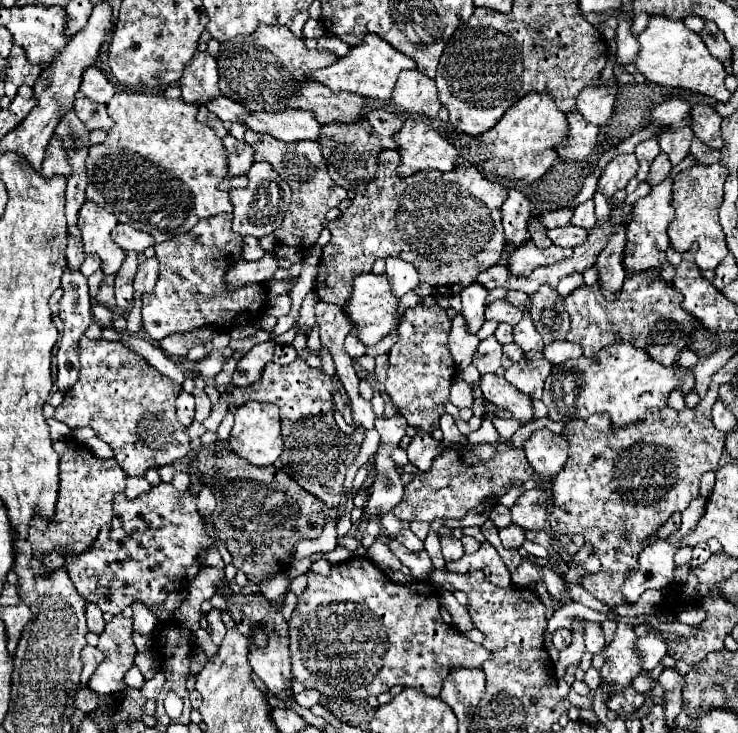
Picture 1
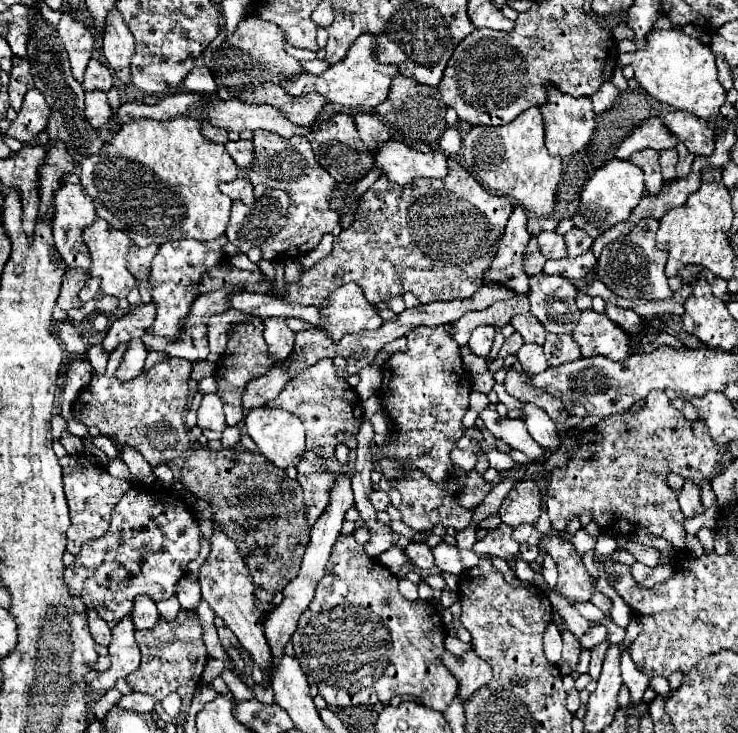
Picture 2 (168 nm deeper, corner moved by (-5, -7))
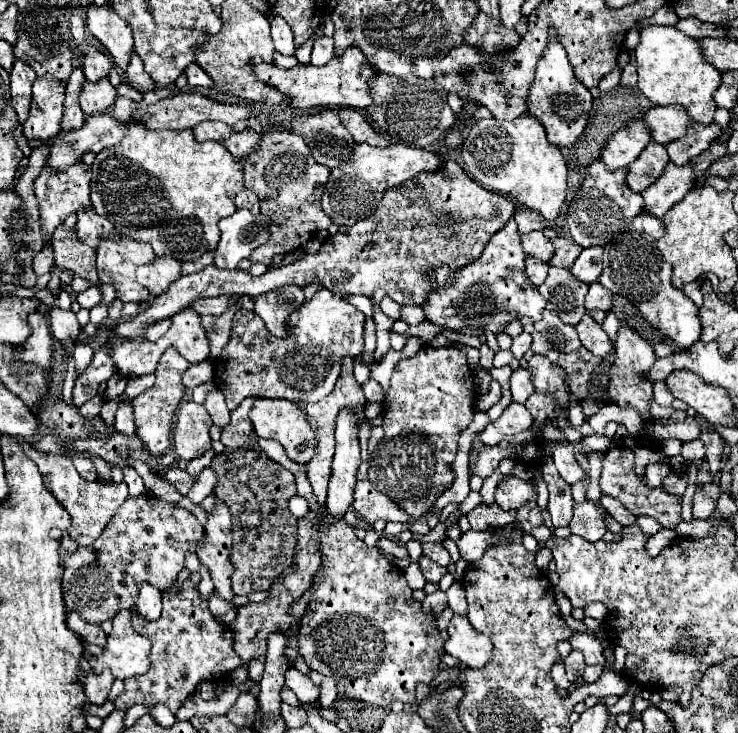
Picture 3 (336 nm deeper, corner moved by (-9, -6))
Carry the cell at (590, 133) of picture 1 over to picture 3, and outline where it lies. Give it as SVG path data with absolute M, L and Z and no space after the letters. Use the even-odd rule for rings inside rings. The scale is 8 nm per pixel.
M552 34L548 40L548 46L544 50L544 56L536 68L536 80L528 94L528 114L542 122L550 144L560 146L560 148L570 148L578 142L580 134L586 130L586 124L588 124L588 118L592 112L592 104L594 104L594 98L592 98L590 90L576 80L562 44ZM582 94L588 94L588 102L584 104L584 108L580 102Z

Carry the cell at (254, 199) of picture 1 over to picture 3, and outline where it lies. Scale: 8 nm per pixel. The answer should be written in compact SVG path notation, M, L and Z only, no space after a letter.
M236 210L230 218L220 220L218 226L222 234L216 248L216 258L214 258L214 264L218 268L236 268L242 258L248 258L250 252L256 250L260 244L264 244L264 240L268 240L270 236L270 216L264 216L264 214L254 216L248 210Z

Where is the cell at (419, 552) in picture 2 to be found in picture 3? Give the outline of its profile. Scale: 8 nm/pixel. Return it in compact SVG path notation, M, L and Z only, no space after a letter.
M420 556L420 560L418 560L418 564L420 564L420 568L422 568L422 572L424 572L424 578L428 580L428 582L440 582L440 578L446 574L446 568L442 568L440 564L436 564L436 562L432 562L432 560L426 560L426 556Z

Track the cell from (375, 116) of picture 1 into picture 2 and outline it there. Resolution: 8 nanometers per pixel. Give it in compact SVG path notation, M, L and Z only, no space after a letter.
M352 113L358 135L362 139L362 143L372 151L378 143L388 141L390 133L386 129L386 125L382 121L378 121L376 115L368 115L368 113Z

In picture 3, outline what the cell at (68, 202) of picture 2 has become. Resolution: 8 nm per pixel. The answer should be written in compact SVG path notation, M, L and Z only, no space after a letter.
M80 208L80 212L76 212L74 232L76 232L76 238L82 244L88 244L90 248L96 248L100 238L118 234L118 230L110 224L110 220L106 220L104 216L100 216L88 208Z

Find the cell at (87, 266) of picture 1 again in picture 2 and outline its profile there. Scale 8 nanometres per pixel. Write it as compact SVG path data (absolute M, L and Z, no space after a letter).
M90 277L88 279L88 283L84 285L84 289L80 291L80 301L90 301L90 299L94 299L96 297L96 293L100 291L100 281L96 281L94 277Z

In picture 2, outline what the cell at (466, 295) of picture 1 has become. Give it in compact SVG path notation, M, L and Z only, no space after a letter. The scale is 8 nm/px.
M488 325L476 327L474 333L472 333L472 337L470 337L470 341L468 341L472 353L478 355L478 357L486 357L490 353L490 349L492 349L494 333L496 333L494 327L488 327Z

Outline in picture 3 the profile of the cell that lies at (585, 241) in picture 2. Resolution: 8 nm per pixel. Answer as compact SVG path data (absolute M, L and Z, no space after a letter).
M556 238L554 246L556 246L556 252L554 252L550 264L560 266L560 268L570 268L574 264L576 256L582 252L580 244L576 244L570 238Z

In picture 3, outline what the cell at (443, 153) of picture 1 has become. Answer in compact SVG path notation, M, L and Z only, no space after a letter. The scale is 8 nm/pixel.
M358 144L352 152L350 162L330 172L330 178L322 196L322 208L332 218L334 224L352 226L356 224L356 220L364 220L376 210L386 188L400 186L408 178L414 178L418 172L432 172L440 168L442 164L444 164L444 158L440 154L406 146L406 144L394 144L388 148Z

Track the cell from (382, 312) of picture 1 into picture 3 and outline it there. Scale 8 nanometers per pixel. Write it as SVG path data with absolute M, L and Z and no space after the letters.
M320 288L312 300L304 302L300 312L294 314L294 336L282 340L274 338L264 322L256 316L256 312L238 310L232 320L232 334L220 356L214 360L214 382L224 392L226 404L230 410L238 408L238 404L248 396L258 398L286 398L286 400L302 400L302 402L318 402L324 396L328 396L334 390L336 378L340 374L338 370L338 358L352 356L356 358L364 348L364 322L366 316L346 300L346 296L338 292L328 292L326 288Z

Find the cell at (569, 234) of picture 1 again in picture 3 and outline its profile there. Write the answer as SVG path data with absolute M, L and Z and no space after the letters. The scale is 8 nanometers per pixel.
M530 232L522 236L522 248L526 254L532 254L544 262L550 262L550 256L554 254L552 238L546 238L542 232Z

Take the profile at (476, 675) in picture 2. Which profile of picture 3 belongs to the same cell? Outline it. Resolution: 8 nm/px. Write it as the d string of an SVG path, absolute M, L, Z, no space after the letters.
M454 616L448 626L448 634L450 634L450 638L444 642L446 654L454 656L456 660L468 664L474 670L484 668L494 654L494 646L490 642L490 638L476 632L470 626L468 618Z

